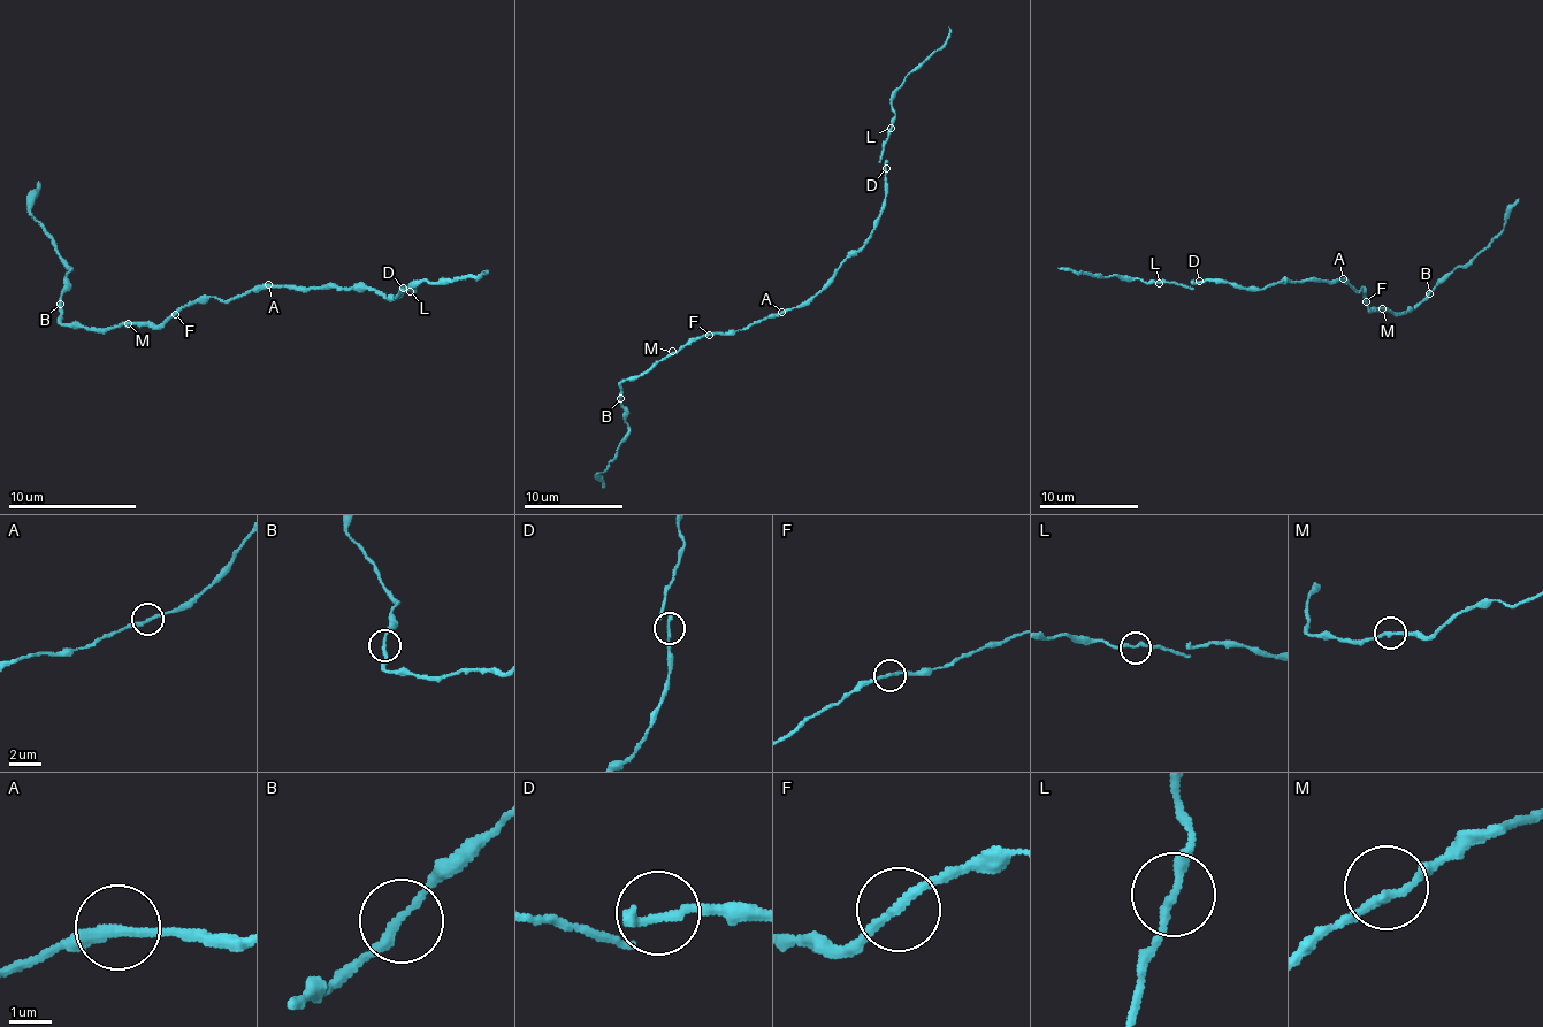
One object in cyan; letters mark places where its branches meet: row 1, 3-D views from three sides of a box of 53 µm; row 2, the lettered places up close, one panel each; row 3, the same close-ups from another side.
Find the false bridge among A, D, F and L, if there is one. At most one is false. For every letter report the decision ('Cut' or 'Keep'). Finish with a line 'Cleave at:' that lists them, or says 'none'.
A: Keep
D: Keep
F: Keep
L: Keep
Cleave at: none

